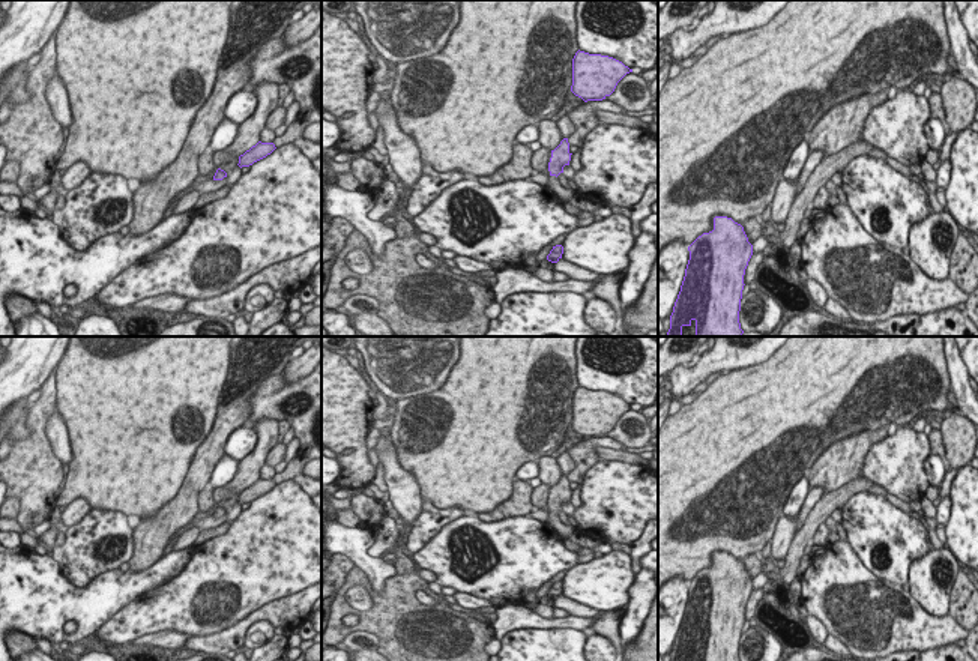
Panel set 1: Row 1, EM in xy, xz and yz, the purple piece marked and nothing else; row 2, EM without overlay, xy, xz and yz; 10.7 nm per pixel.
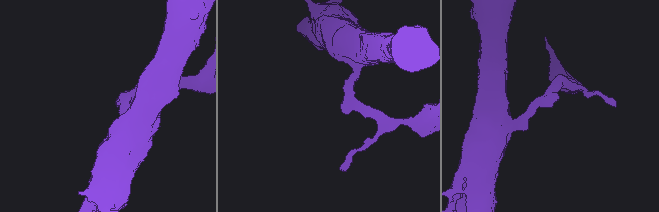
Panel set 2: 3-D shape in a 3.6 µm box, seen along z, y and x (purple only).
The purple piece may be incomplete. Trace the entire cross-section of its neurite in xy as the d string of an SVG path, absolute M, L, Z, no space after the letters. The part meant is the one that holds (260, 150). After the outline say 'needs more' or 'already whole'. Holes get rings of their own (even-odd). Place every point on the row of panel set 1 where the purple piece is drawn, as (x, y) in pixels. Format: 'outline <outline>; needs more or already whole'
outline M258 141L255 146L252 146L249 150L246 150L243 155L239 156L239 167L249 167L254 162L266 158L267 155L270 155L275 150L275 144L273 143L261 143Z; already whole

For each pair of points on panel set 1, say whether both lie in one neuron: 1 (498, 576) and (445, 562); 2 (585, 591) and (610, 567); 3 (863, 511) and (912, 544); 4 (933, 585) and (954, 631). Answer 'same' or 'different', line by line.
1: same
2: same
3: same
4: different

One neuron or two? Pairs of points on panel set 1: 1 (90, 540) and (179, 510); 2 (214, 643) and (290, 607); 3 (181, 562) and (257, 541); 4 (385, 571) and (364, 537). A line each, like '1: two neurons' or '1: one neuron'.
1: two neurons
2: one neuron
3: two neurons
4: one neuron

